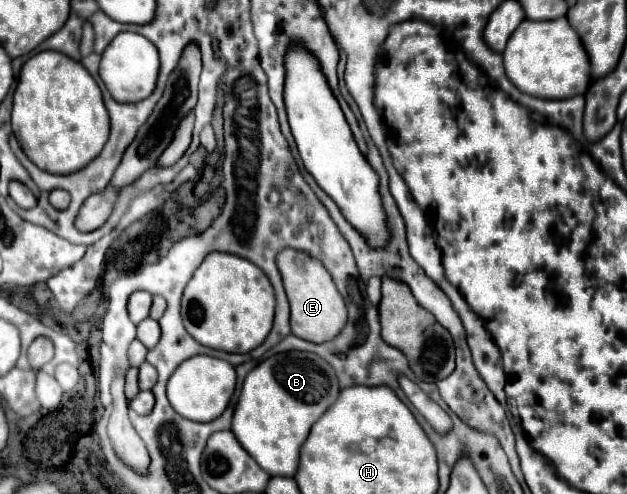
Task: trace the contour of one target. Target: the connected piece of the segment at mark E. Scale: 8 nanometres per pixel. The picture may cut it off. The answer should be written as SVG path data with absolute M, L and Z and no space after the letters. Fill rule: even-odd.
M283 249L277 257L277 267L283 275L285 293L291 303L293 335L311 343L325 343L335 339L335 335L343 329L343 323L347 323L347 307L323 263L305 255L303 251Z

